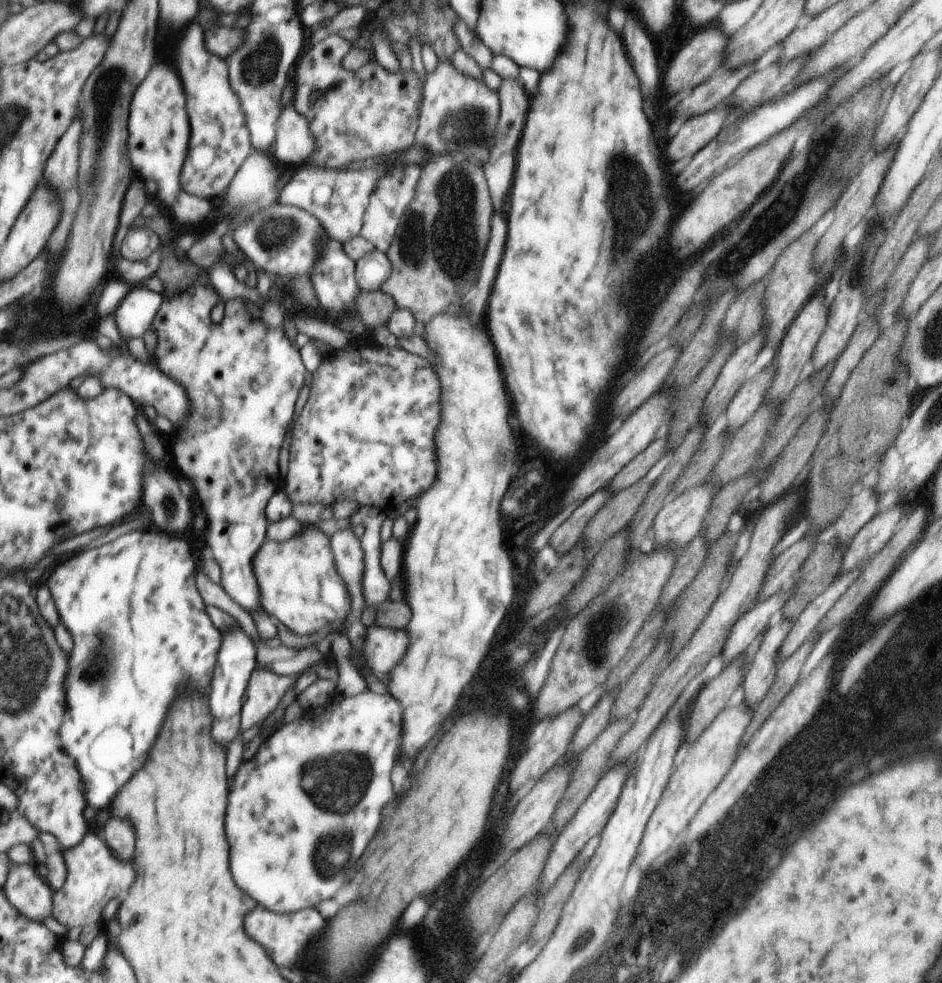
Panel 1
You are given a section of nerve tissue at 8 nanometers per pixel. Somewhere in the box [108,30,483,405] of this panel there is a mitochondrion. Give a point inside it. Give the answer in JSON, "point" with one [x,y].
{"point":[432,236]}

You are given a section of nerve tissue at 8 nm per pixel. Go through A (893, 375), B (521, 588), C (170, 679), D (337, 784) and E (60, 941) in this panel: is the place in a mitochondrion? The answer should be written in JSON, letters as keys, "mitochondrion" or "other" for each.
{"A":"mitochondrion","B":"other","C":"other","D":"mitochondrion","E":"other"}

